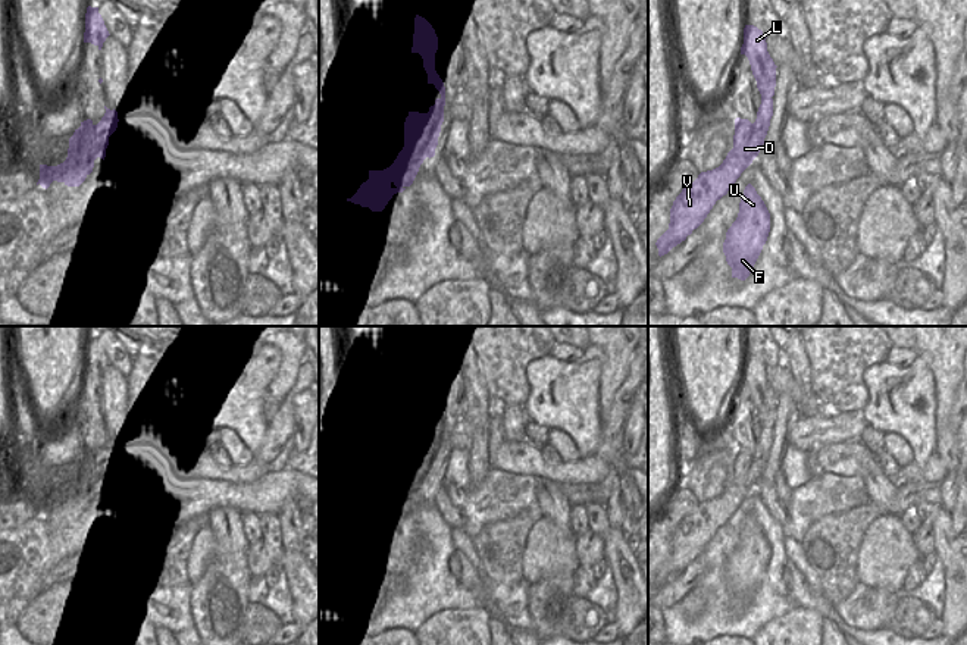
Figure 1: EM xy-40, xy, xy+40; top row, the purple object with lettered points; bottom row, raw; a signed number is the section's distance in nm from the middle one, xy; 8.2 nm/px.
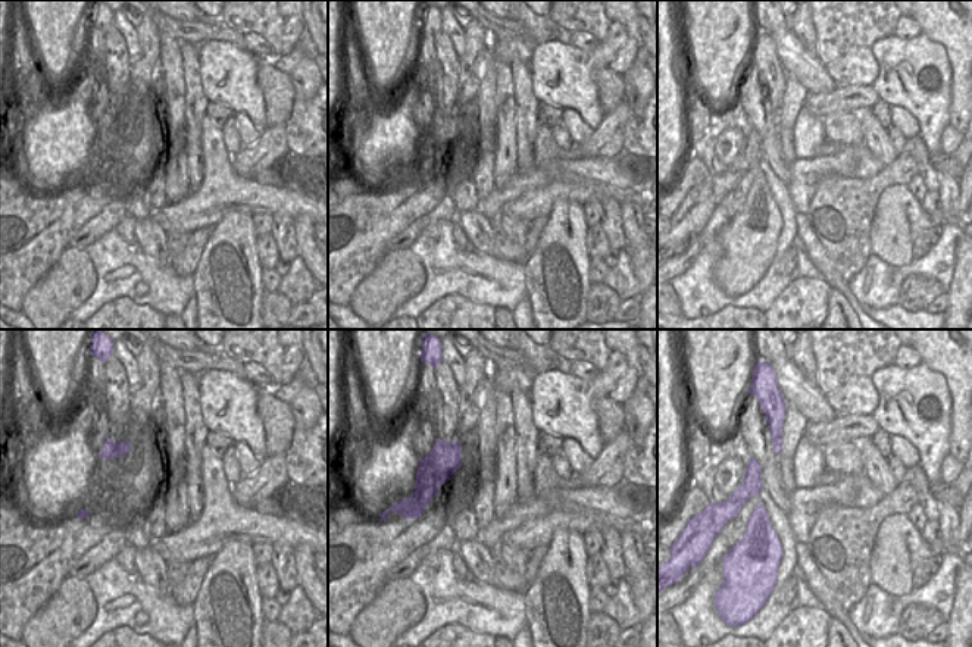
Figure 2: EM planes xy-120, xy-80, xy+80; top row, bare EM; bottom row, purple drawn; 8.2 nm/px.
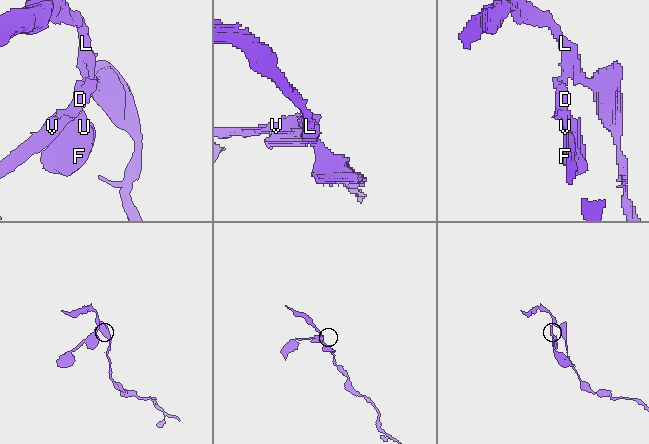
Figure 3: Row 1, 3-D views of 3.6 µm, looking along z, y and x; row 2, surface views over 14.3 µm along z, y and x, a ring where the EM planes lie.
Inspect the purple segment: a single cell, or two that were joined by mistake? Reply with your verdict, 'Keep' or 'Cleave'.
Cleave

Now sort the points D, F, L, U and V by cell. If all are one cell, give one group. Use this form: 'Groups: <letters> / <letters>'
Groups: D F U V / L

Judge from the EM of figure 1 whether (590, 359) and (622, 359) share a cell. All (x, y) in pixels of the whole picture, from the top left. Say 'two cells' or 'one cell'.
two cells

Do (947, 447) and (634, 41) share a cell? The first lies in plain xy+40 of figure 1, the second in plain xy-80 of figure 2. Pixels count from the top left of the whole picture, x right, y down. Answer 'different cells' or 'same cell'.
same cell

